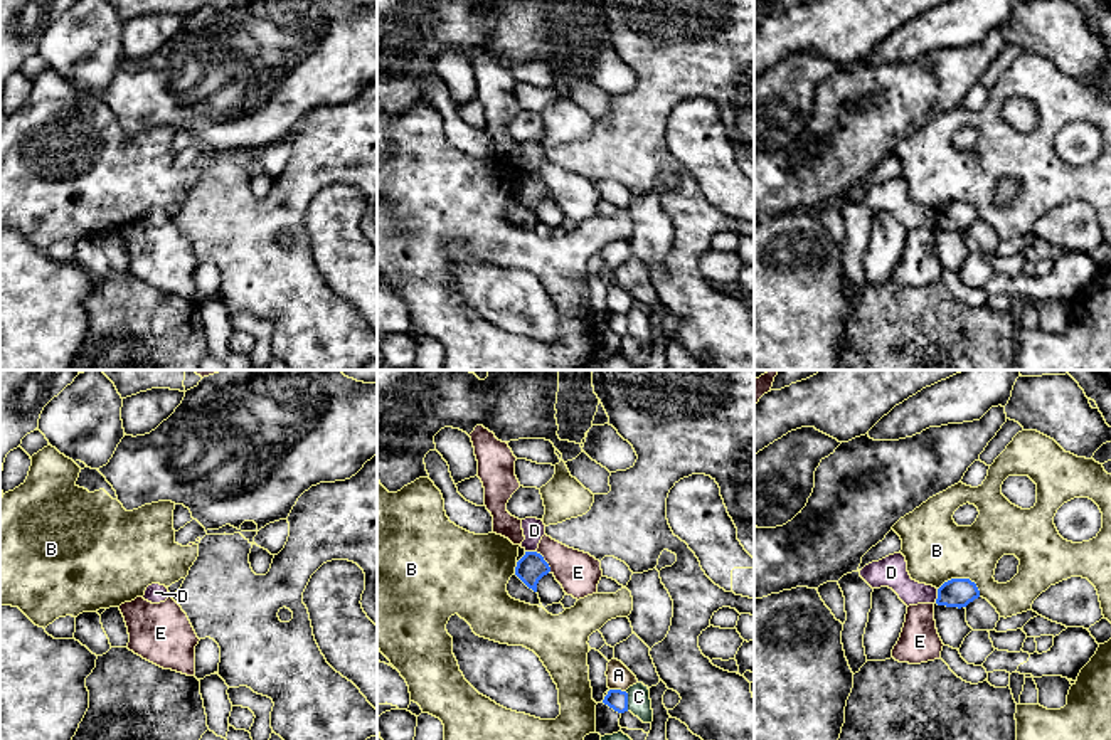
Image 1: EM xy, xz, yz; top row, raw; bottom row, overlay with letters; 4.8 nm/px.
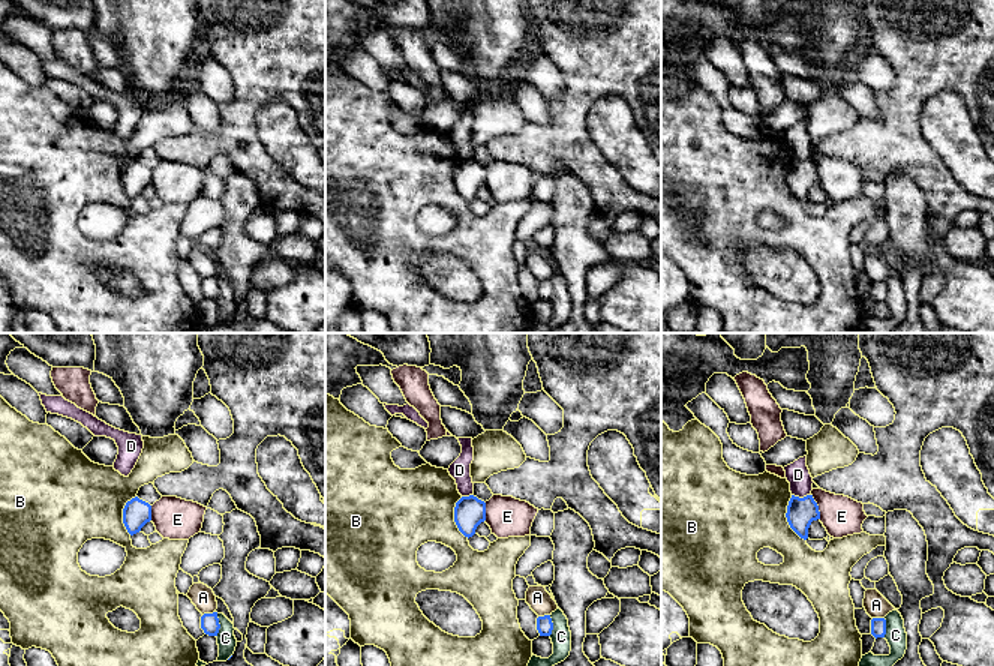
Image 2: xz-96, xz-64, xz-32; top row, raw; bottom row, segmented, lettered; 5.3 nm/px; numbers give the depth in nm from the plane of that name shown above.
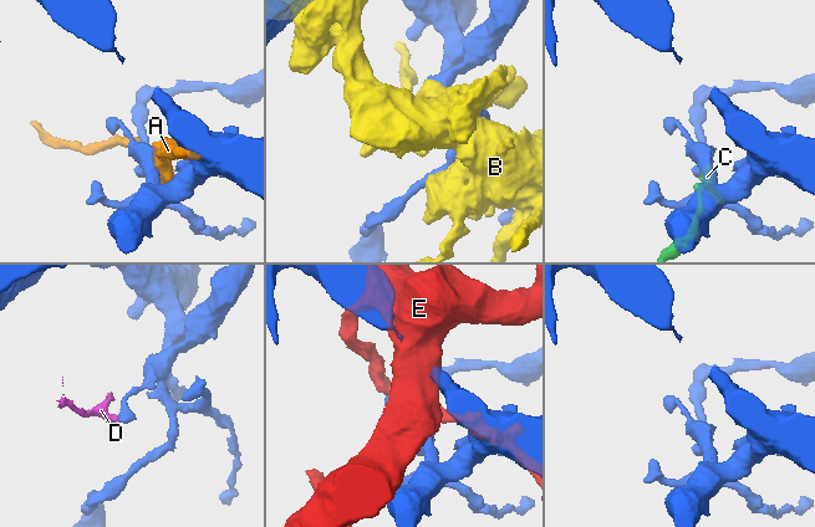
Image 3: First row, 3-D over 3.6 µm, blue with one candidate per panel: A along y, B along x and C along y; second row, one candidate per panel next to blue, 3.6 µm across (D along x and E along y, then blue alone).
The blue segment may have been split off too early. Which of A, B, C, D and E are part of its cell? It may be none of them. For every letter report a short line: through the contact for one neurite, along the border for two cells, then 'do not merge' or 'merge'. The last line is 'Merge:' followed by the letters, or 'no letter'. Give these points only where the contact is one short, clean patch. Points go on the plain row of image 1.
A: do not merge
B: do not merge
C: xz (625, 315), (628, 333) | do not merge
D: yz (938, 212), (935, 226) | do not merge
E: do not merge
Merge: no letter

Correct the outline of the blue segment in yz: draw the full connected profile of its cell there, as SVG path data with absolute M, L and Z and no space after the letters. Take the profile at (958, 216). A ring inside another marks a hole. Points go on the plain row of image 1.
M951 202L938 212L938 229L946 230L966 230L970 225L980 220L980 214L970 202Z

